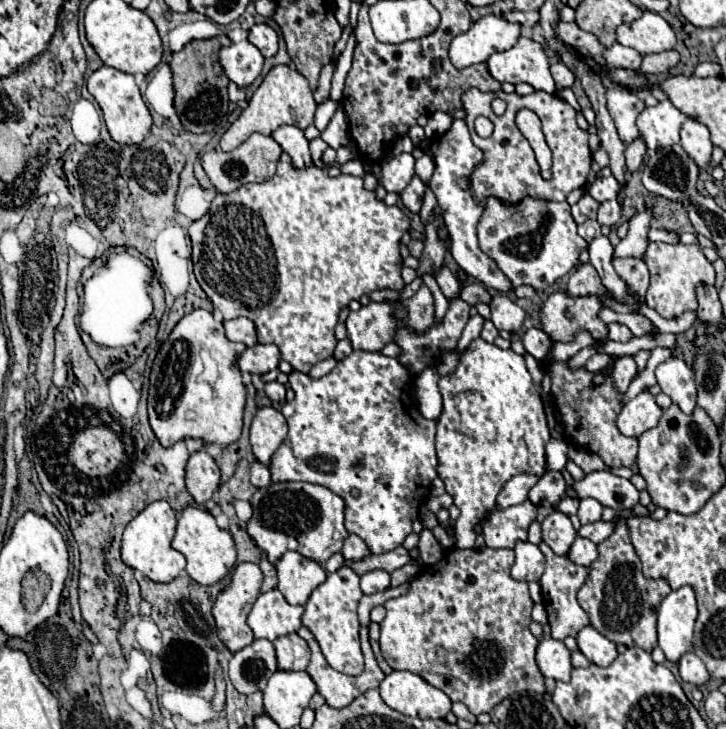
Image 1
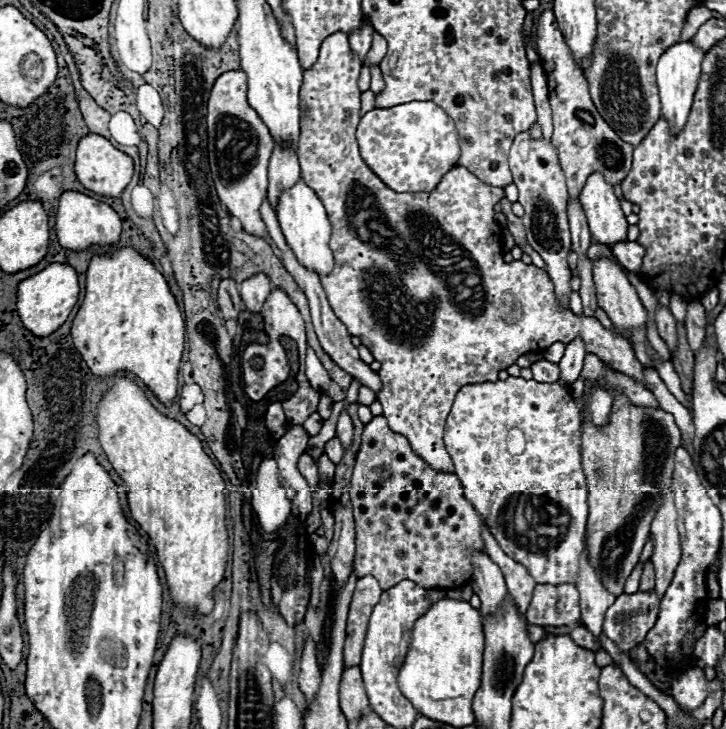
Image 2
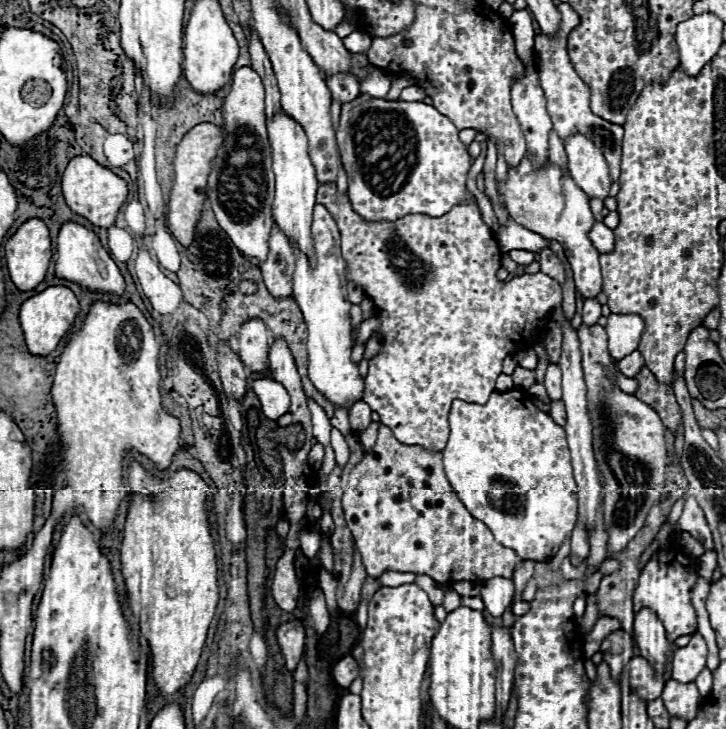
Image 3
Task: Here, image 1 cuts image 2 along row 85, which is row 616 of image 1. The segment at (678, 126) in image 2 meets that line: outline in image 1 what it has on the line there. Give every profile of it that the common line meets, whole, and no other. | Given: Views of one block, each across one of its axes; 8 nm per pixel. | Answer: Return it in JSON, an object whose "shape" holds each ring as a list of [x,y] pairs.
{"shape":[[[692,586],[672,590],[658,608],[658,646],[670,662],[678,662],[692,646],[692,630],[698,616]]]}

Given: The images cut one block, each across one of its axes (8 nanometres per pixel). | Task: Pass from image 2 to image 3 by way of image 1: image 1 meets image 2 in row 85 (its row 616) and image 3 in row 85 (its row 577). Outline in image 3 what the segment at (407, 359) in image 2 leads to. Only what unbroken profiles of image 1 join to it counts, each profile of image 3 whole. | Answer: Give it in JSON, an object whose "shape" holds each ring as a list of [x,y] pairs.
{"shape":[[[352,74],[330,76],[330,78],[326,78],[326,84],[328,84],[330,92],[332,92],[332,98],[336,98],[340,104],[350,102],[360,94],[358,82],[356,82],[356,78]]]}

